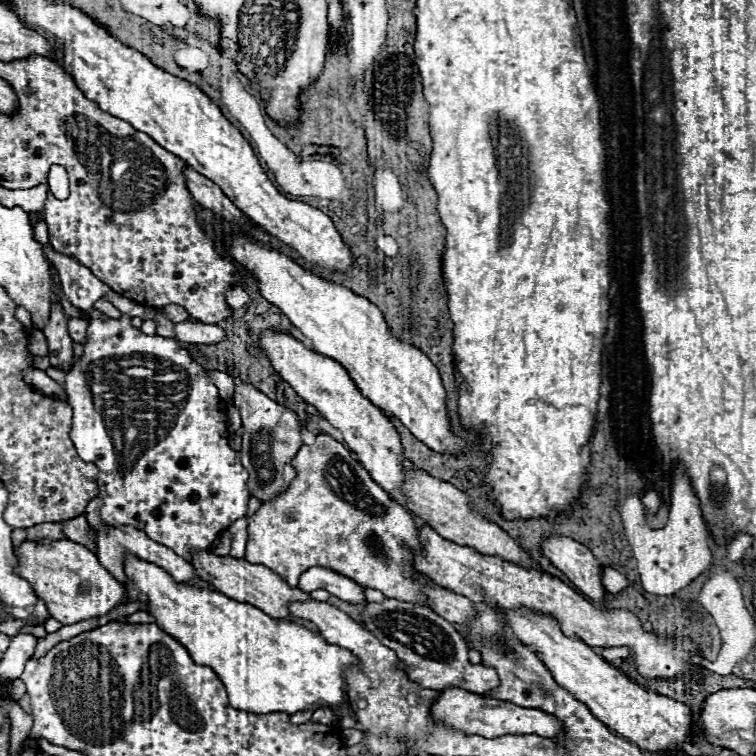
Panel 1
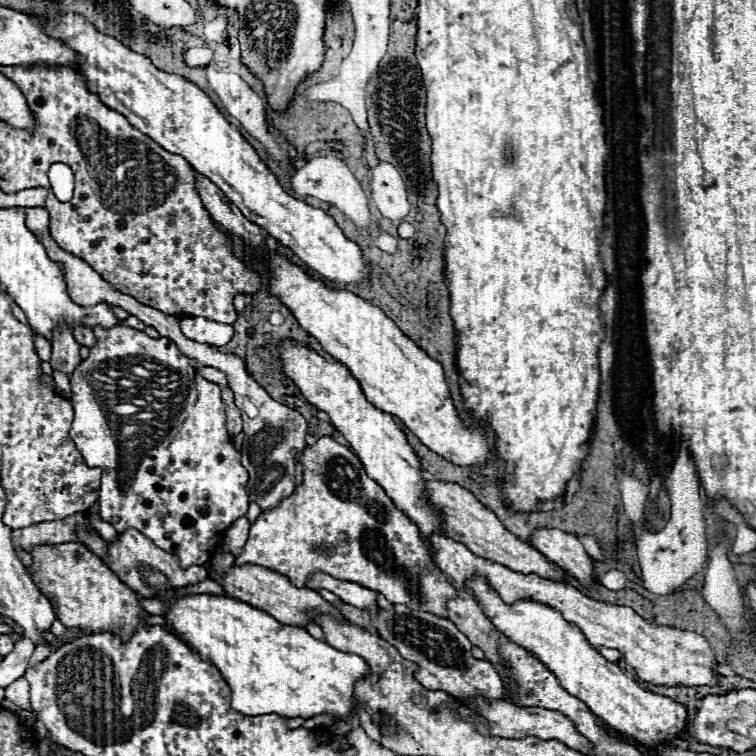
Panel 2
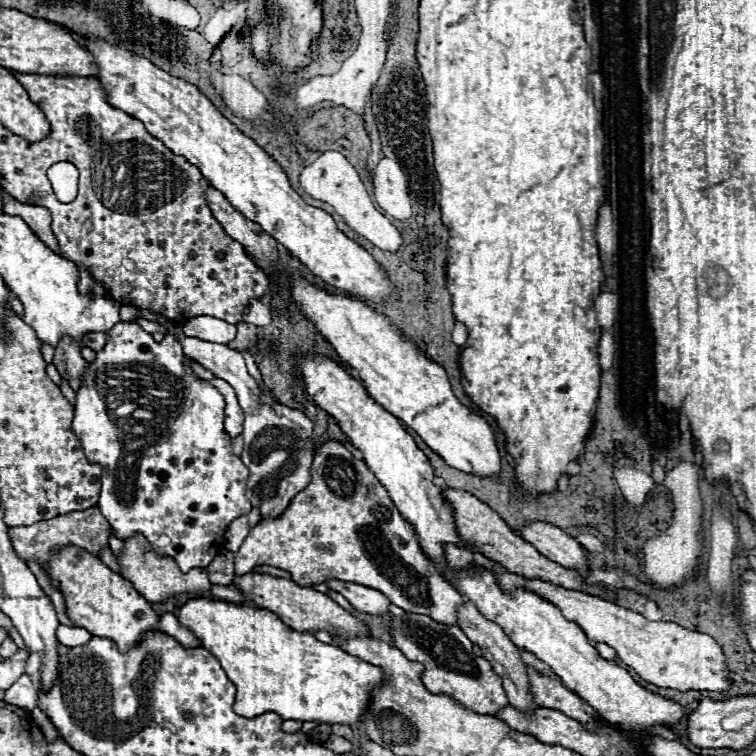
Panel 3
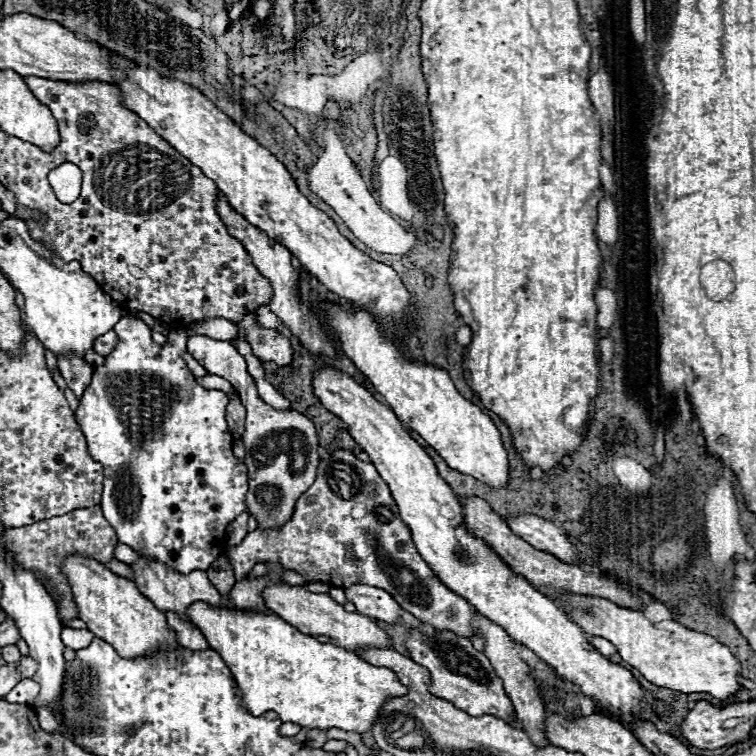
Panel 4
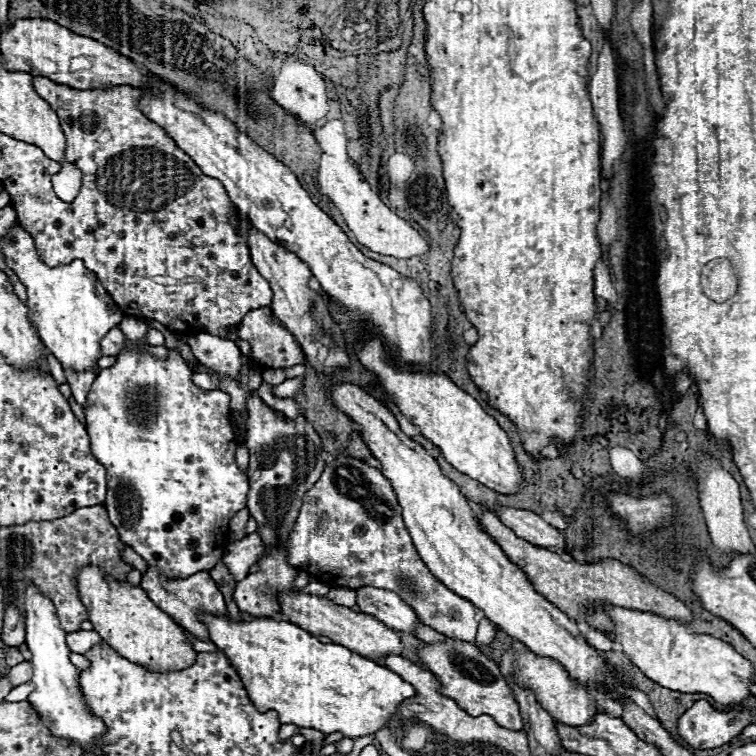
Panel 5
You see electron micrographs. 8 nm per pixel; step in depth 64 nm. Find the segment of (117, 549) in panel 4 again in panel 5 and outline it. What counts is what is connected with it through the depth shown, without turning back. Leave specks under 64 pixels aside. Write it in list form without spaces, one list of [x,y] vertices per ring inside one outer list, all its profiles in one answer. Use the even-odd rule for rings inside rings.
[[[126,546],[122,552],[120,552],[120,556],[122,556],[122,560],[126,562],[126,564],[130,564],[130,566],[134,566],[136,570],[140,570],[140,572],[146,572],[146,568],[148,568],[148,564],[130,548],[130,546]]]

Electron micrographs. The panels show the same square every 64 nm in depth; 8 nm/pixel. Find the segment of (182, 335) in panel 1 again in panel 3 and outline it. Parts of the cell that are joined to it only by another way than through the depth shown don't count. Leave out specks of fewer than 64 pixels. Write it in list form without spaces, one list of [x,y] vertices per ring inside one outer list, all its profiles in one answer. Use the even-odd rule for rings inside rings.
[[[212,316],[190,318],[190,320],[184,322],[182,330],[184,330],[186,336],[200,338],[200,340],[214,342],[214,344],[228,344],[236,336],[234,324],[228,324],[228,322],[212,318]]]

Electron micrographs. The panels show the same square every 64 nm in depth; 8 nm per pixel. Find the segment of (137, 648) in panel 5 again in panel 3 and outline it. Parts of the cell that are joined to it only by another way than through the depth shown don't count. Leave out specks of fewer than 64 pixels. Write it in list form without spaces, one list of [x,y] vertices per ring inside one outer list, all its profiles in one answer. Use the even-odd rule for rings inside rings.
[[[78,546],[60,548],[46,570],[50,584],[64,596],[66,616],[74,628],[86,628],[92,636],[104,636],[118,644],[122,652],[136,646],[144,632],[158,630],[158,614],[120,574],[112,572],[98,556]]]

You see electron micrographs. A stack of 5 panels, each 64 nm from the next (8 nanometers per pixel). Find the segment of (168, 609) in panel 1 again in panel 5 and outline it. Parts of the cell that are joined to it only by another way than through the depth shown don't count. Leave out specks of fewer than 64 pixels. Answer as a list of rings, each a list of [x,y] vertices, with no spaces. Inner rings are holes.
[[[200,612],[198,620],[208,628],[210,640],[226,654],[230,666],[238,672],[246,694],[258,712],[276,710],[282,724],[296,724],[300,728],[314,728],[324,734],[342,732],[348,738],[360,738],[376,734],[394,714],[402,700],[412,698],[414,688],[404,682],[396,672],[380,666],[360,654],[350,652],[340,644],[322,644],[316,636],[298,628],[292,622],[276,618],[254,618],[234,622],[228,616],[214,616]]]

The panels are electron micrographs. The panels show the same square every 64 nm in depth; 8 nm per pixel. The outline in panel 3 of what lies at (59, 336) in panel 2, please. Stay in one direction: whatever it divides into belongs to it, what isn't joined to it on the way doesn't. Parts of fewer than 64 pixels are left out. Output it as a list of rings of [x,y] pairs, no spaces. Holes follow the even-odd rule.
[[[62,338],[56,346],[56,354],[54,354],[54,360],[52,364],[56,366],[58,374],[68,380],[68,384],[78,390],[80,386],[80,374],[84,372],[84,366],[86,366],[86,360],[80,356],[80,344],[72,338]]]

